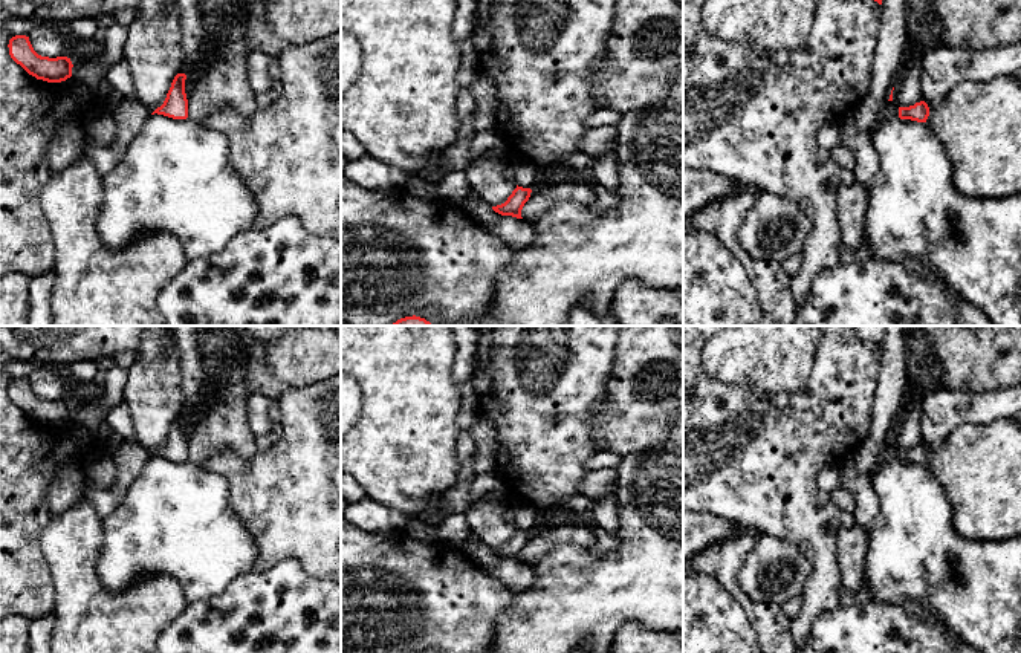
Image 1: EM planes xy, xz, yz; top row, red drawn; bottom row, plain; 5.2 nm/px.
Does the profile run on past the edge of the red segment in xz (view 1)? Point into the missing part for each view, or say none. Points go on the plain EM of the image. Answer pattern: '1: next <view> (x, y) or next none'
1: next none

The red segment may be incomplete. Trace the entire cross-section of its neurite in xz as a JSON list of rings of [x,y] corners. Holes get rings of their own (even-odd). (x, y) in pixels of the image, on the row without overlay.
[[[518,529],[512,534],[507,543],[501,547],[492,549],[492,552],[501,558],[512,558],[517,561],[521,560],[521,552],[524,546],[529,543],[532,532]]]

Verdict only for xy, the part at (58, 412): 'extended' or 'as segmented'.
as segmented

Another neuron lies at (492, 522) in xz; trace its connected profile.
[[[483,495],[466,509],[471,532],[489,549],[501,547],[517,531],[514,503]]]

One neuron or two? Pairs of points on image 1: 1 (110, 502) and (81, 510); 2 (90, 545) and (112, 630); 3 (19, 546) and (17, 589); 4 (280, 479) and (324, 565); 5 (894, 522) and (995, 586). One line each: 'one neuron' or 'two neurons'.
1: two neurons
2: one neuron
3: one neuron
4: one neuron
5: one neuron

